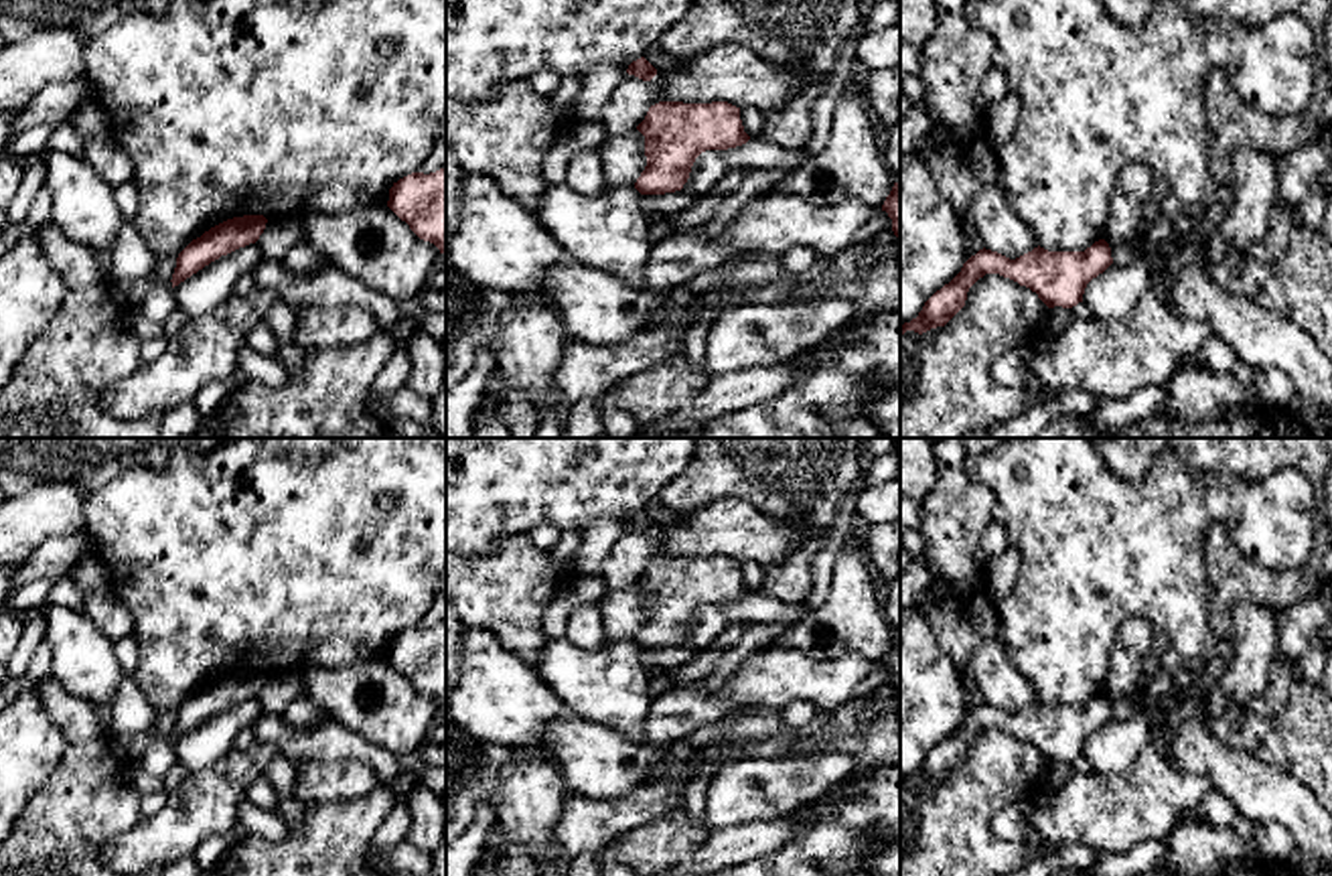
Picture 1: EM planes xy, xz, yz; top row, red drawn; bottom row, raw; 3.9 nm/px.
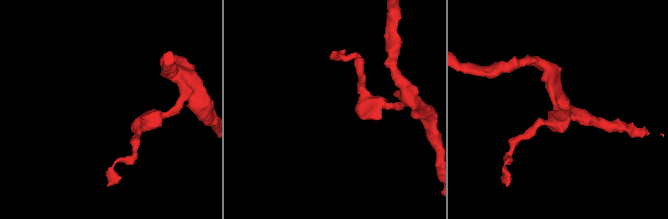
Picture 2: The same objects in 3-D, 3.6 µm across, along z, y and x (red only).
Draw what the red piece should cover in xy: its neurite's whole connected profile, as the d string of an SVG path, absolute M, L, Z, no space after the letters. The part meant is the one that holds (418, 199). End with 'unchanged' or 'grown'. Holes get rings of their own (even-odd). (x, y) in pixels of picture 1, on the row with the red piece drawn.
M446 168L412 172L389 189L387 207L424 241L446 253Z; unchanged

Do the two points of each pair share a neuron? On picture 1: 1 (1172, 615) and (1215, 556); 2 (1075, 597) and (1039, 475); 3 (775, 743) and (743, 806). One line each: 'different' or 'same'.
1: different
2: same
3: different

